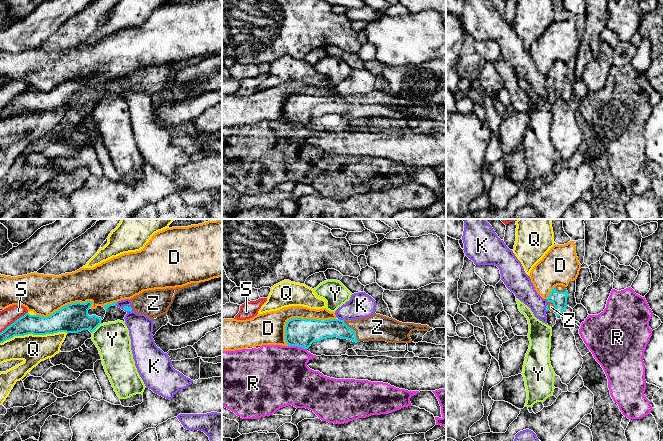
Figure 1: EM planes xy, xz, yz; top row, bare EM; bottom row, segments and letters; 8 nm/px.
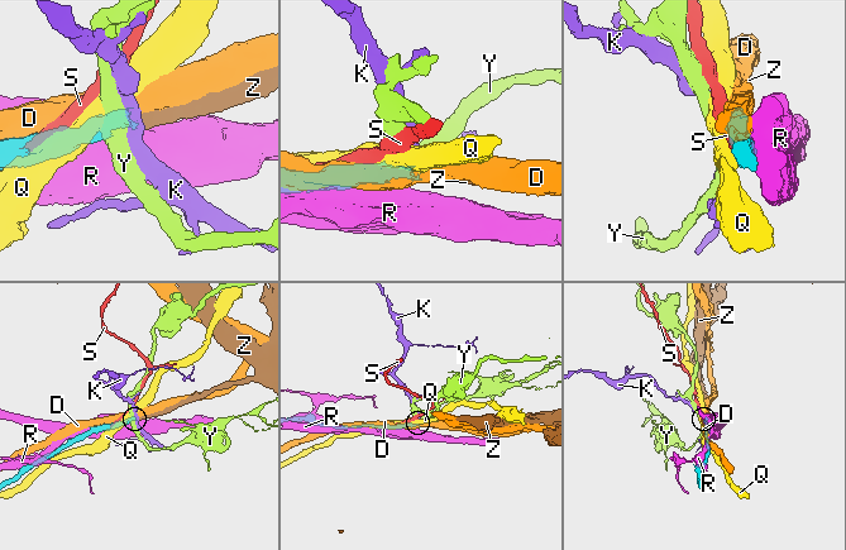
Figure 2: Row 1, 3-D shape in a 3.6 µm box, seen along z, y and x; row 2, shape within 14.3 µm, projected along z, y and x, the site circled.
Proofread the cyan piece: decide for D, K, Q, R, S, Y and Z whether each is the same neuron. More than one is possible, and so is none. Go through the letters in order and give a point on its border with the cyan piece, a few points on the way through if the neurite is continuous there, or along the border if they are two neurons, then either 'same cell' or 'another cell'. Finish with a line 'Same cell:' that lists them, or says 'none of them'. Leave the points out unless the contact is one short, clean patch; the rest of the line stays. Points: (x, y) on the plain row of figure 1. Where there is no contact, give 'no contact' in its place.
D: contact xy (64, 82); another cell
K: contact xz (341, 96); border xz (338, 94), (343, 96); another cell
Q: contact xy (33, 110); another cell
R: contact xz (298, 122); another cell
S: contact xy (14, 98); another cell
Y: contact xy (95, 104); border xy (100, 99), (91, 108); another cell
Z: contact xz (354, 106); way xz (330, 104), (354, 106), (377, 103); same cell
Same cell: Z

